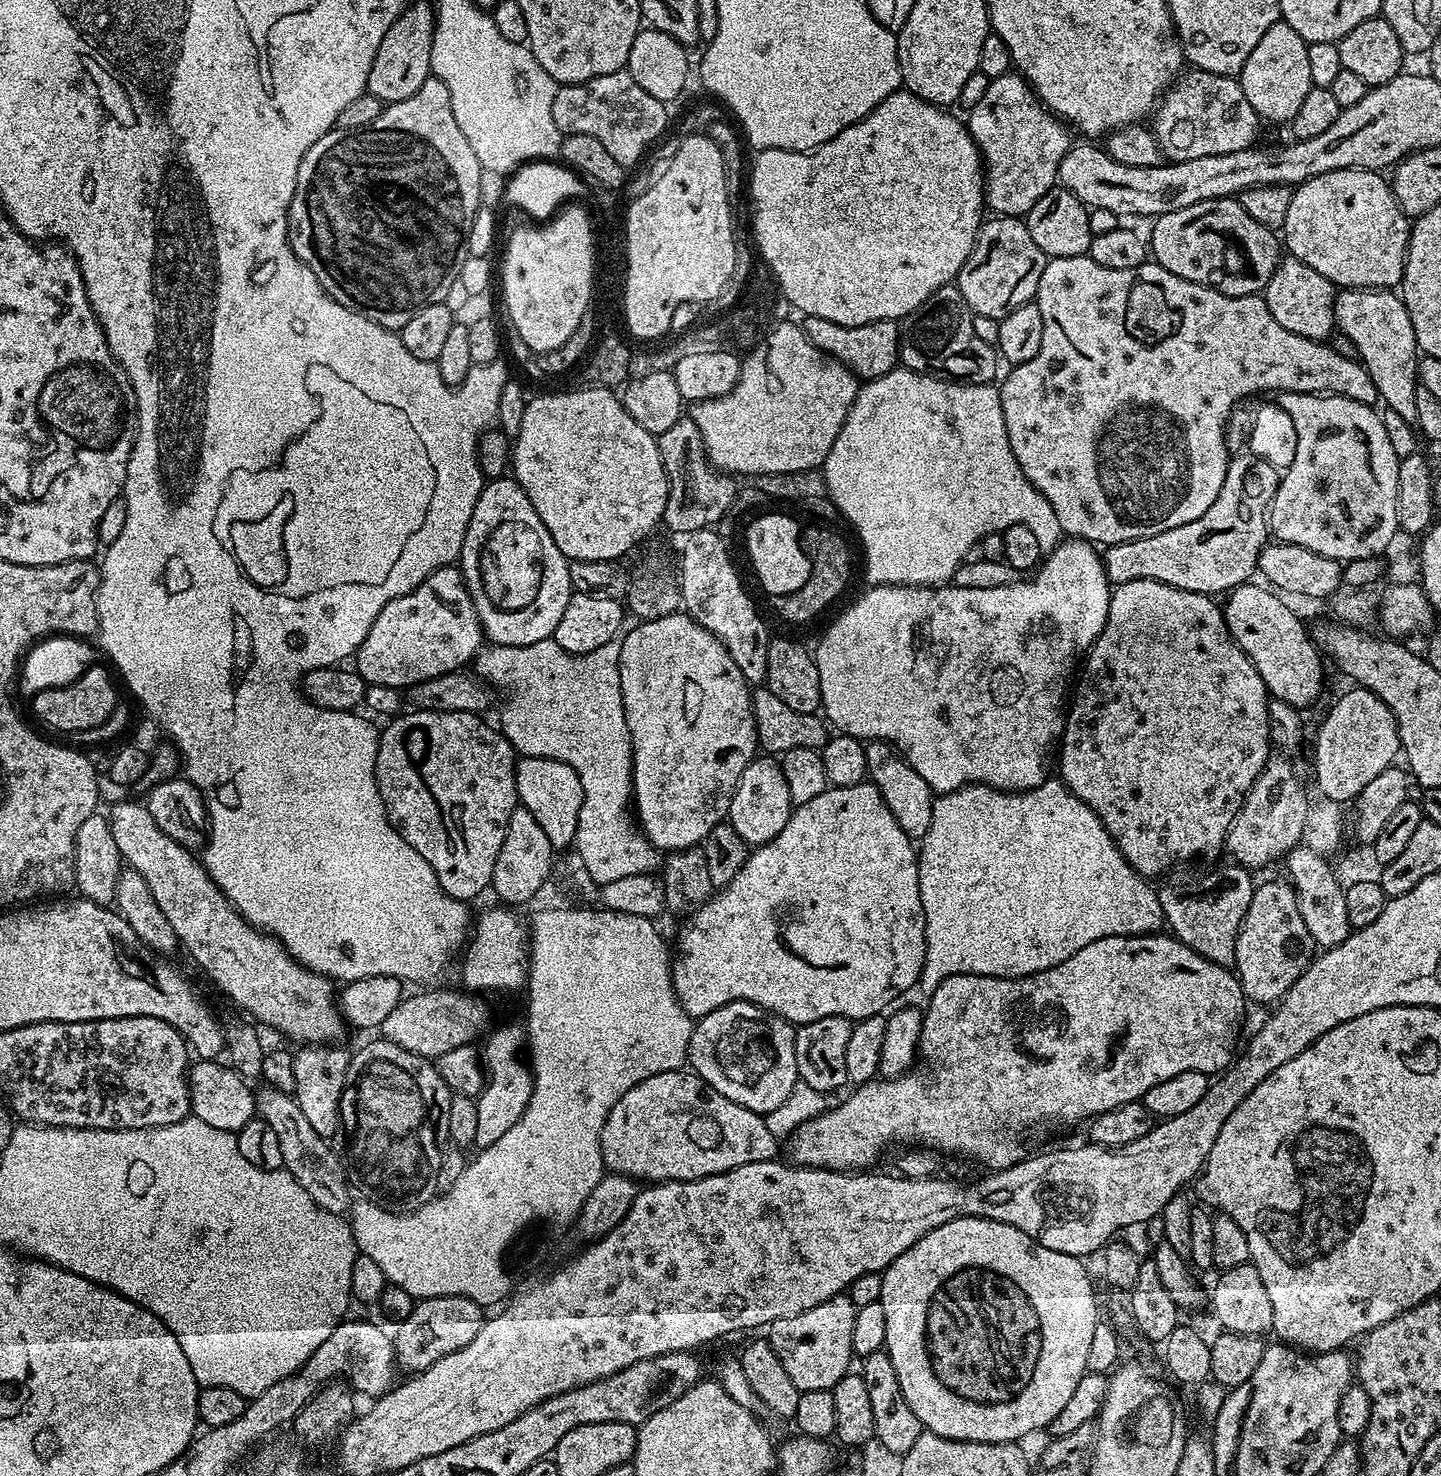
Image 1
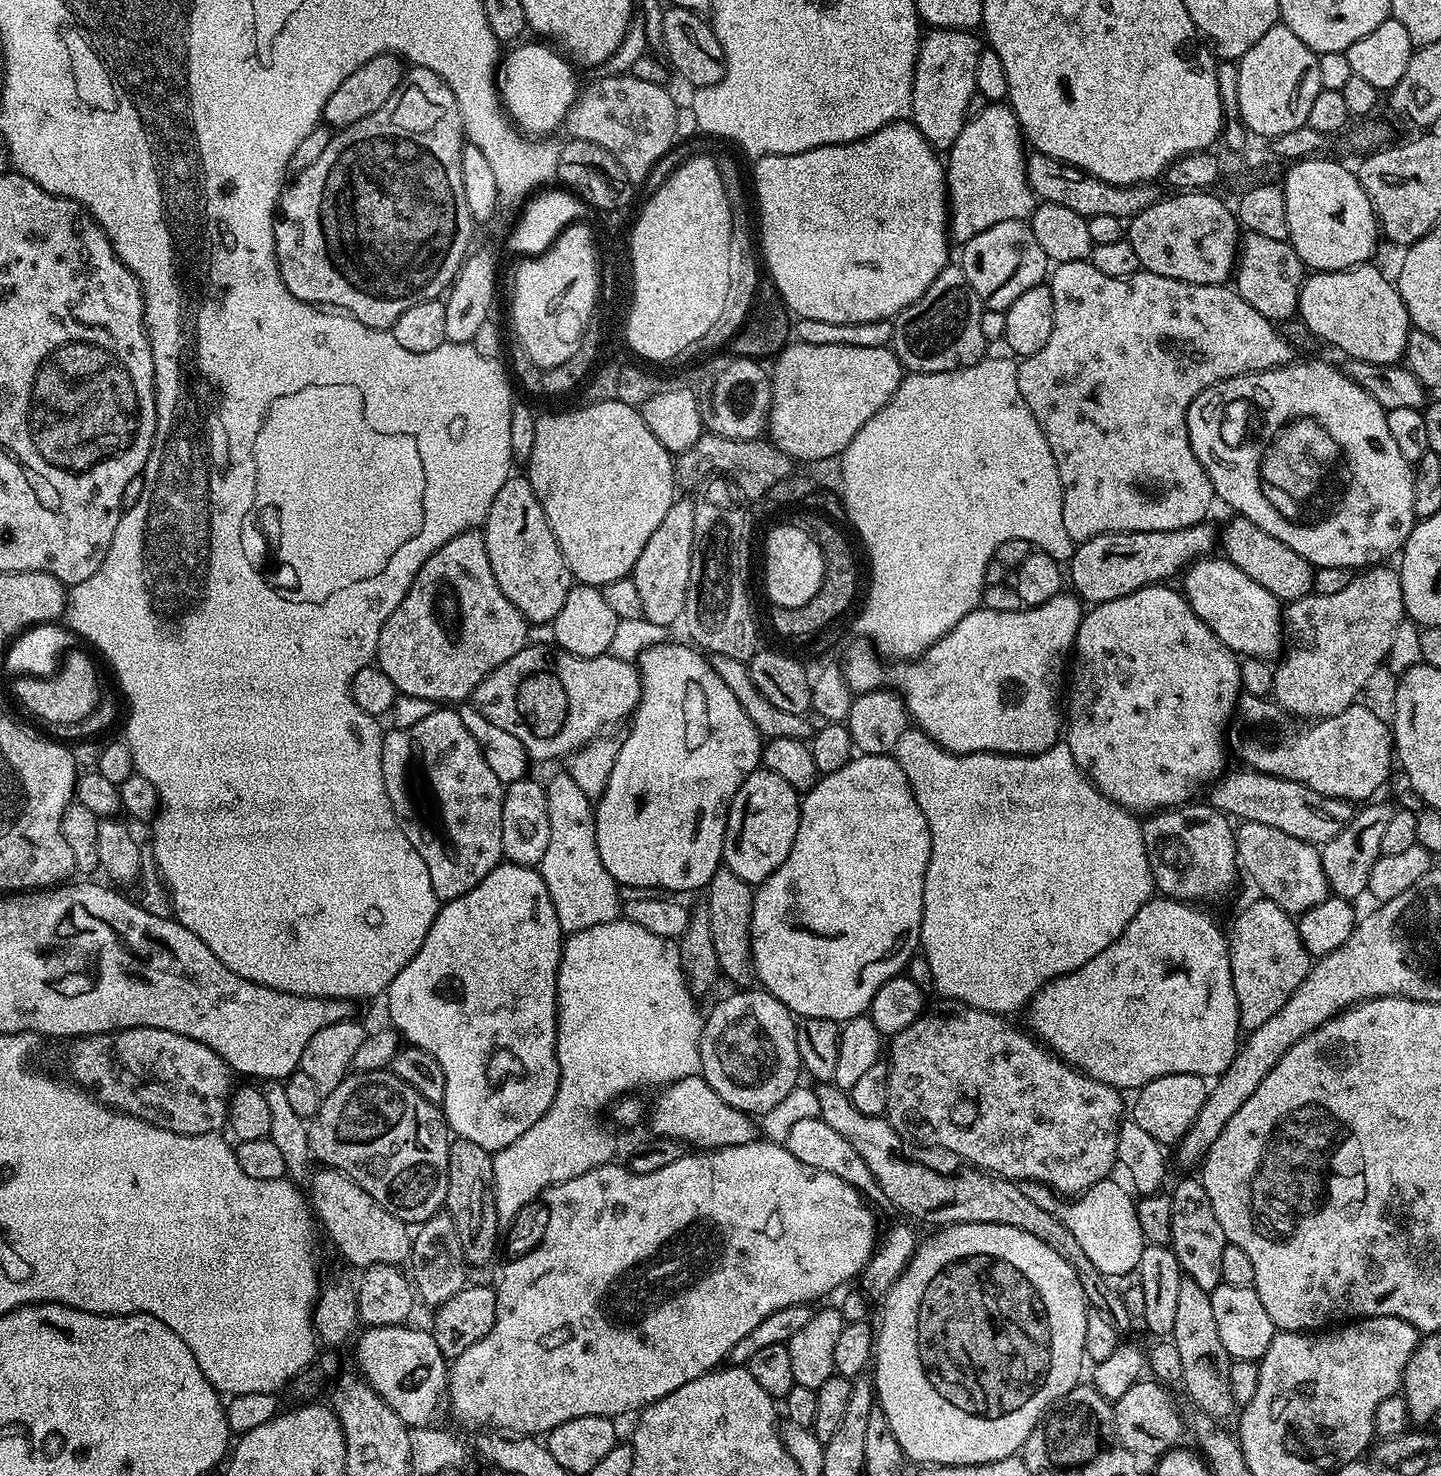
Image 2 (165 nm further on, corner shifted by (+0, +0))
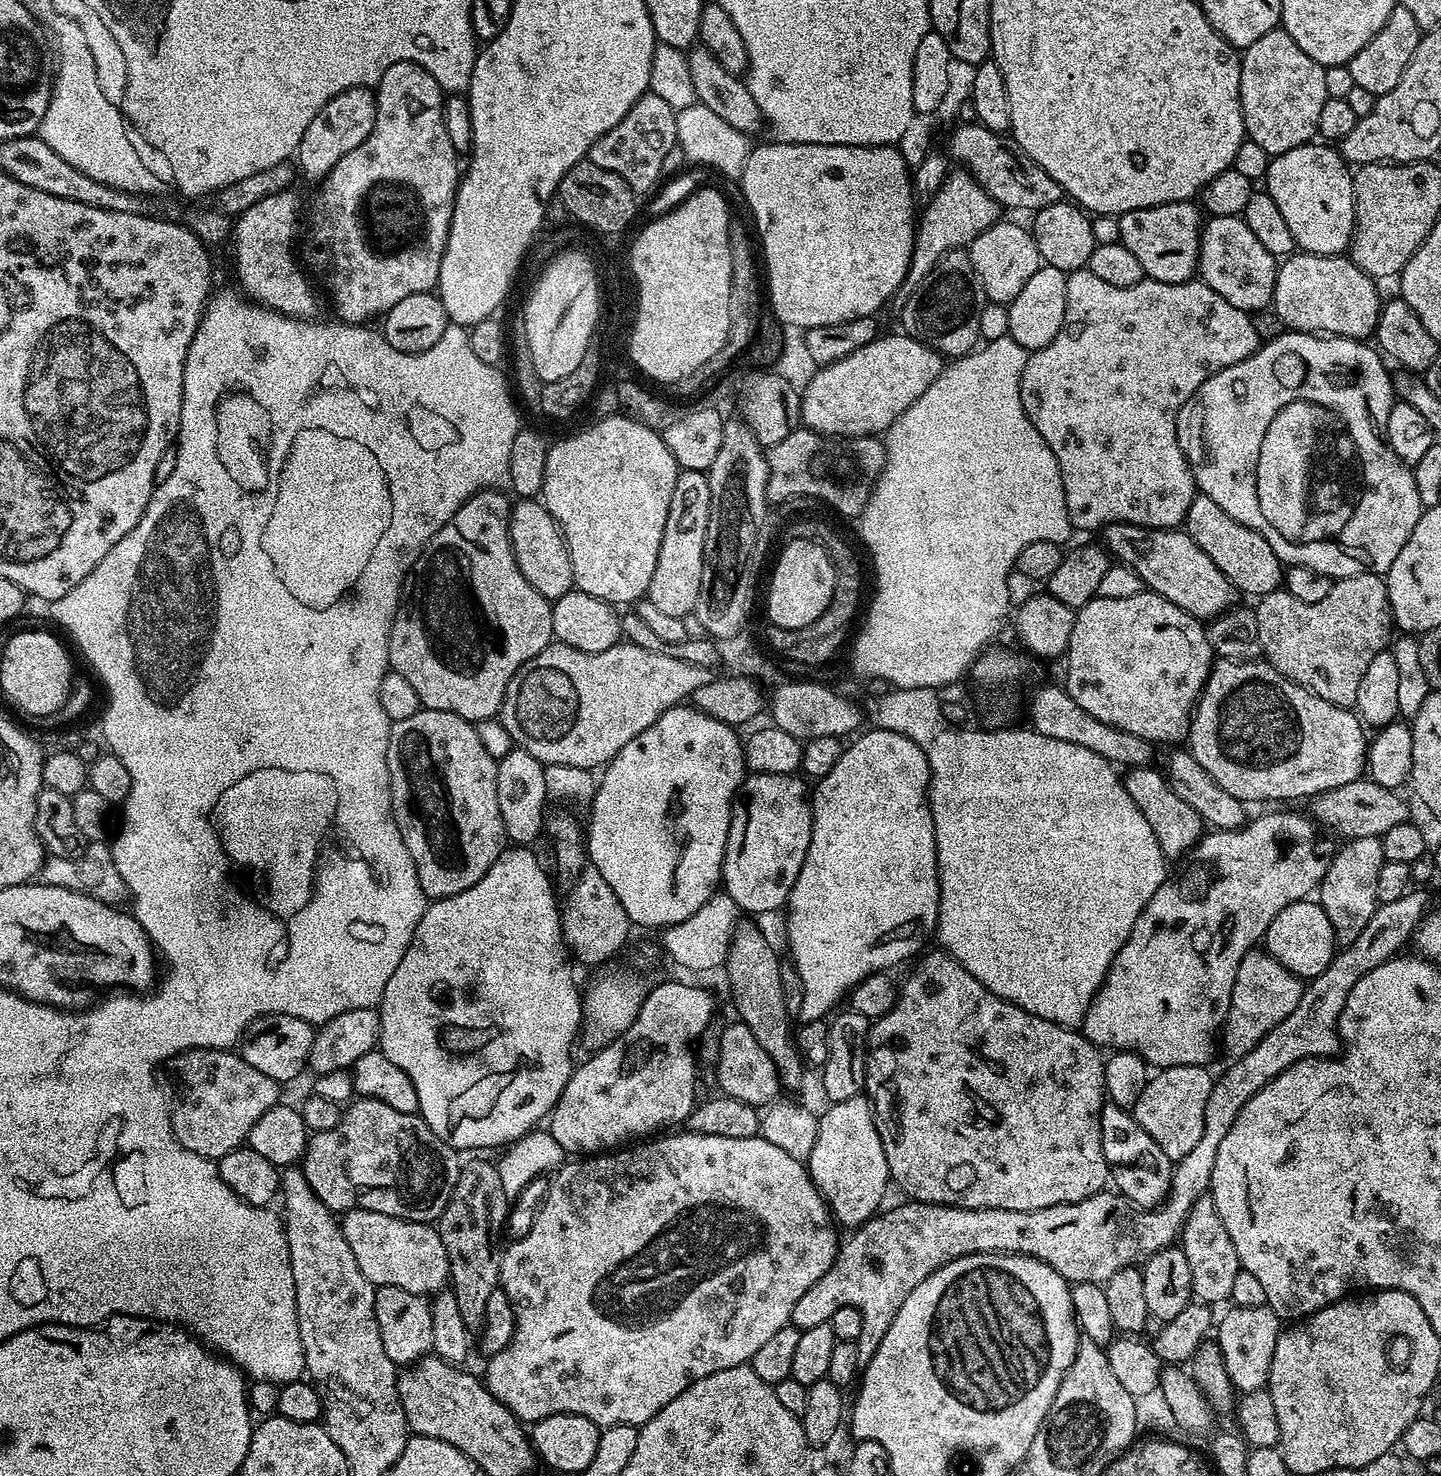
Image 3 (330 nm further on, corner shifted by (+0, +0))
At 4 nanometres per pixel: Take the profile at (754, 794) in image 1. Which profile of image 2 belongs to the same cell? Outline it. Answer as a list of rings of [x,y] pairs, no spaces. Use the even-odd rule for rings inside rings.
[[[763,766],[751,772],[742,782],[740,789],[734,794],[732,805],[728,811],[726,834],[724,835],[723,867],[729,868],[742,882],[758,886],[790,854],[790,846],[794,846],[794,838],[798,834],[800,821],[801,793],[796,791],[786,778],[774,774]]]

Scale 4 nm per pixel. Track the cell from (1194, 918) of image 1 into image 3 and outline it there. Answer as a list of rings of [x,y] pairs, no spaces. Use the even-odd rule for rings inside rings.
[[[1152,766],[1127,769],[1122,776],[1126,794],[1130,794],[1138,810],[1142,810],[1142,818],[1150,822],[1150,830],[1154,830],[1154,838],[1158,838],[1158,846],[1165,858],[1180,856],[1183,852],[1184,855],[1191,853],[1192,847],[1200,841],[1206,825],[1194,806],[1190,806],[1190,802],[1182,802],[1182,798],[1174,794],[1163,771],[1156,769],[1155,772],[1154,769]]]

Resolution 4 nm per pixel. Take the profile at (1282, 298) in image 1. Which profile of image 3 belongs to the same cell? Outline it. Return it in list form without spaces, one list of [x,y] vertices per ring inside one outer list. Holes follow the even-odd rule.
[[[1208,216],[1207,219],[1203,221],[1200,230],[1200,263],[1198,265],[1198,276],[1199,279],[1203,280],[1206,286],[1210,286],[1210,290],[1214,290],[1214,294],[1222,294],[1222,298],[1226,298],[1226,302],[1230,302],[1230,306],[1238,306],[1238,310],[1249,314],[1265,311],[1272,303],[1277,267],[1277,257],[1272,256],[1270,250],[1266,250],[1266,246],[1262,246],[1262,242],[1258,242],[1258,238],[1250,230],[1250,226],[1246,226],[1246,222],[1240,216]]]

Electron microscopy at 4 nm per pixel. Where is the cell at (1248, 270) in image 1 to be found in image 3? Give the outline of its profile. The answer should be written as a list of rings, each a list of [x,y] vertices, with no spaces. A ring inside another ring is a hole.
[[[1179,200],[1149,208],[1130,210],[1119,217],[1120,243],[1142,262],[1145,277],[1158,282],[1181,284],[1197,275],[1200,263],[1202,212],[1192,200]]]

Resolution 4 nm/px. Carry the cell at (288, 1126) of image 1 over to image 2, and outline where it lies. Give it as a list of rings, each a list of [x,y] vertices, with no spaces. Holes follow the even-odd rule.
[[[320,1166],[317,1169],[317,1172],[315,1169],[310,1176],[310,1181],[312,1180],[312,1185],[308,1188],[309,1194],[312,1195],[310,1206],[314,1211],[315,1219],[319,1223],[320,1220],[324,1223],[333,1246],[356,1267],[356,1270],[363,1270],[375,1264],[403,1265],[403,1260],[405,1263],[412,1254],[412,1236],[409,1225],[394,1214],[390,1214],[390,1210],[378,1206],[378,1202],[374,1202],[374,1198],[370,1198],[370,1194],[366,1194],[366,1190],[362,1190],[362,1186],[355,1184],[344,1172],[327,1166]]]

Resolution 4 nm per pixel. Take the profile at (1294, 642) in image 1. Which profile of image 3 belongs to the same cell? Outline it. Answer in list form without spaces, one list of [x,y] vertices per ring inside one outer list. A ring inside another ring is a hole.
[[[1117,522],[1103,529],[1102,536],[1107,551],[1126,567],[1133,568],[1147,591],[1157,592],[1197,620],[1207,622],[1233,607],[1232,599],[1238,596],[1236,589],[1187,532],[1171,528],[1139,528]]]

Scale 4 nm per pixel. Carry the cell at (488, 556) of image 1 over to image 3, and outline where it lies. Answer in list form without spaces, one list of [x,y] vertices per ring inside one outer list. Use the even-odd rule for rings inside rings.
[[[536,498],[517,499],[512,505],[512,517],[508,529],[518,570],[522,570],[526,582],[530,582],[530,586],[534,586],[538,594],[542,594],[550,602],[555,602],[558,598],[562,598],[562,594],[573,591],[574,581],[568,544],[543,502]]]

